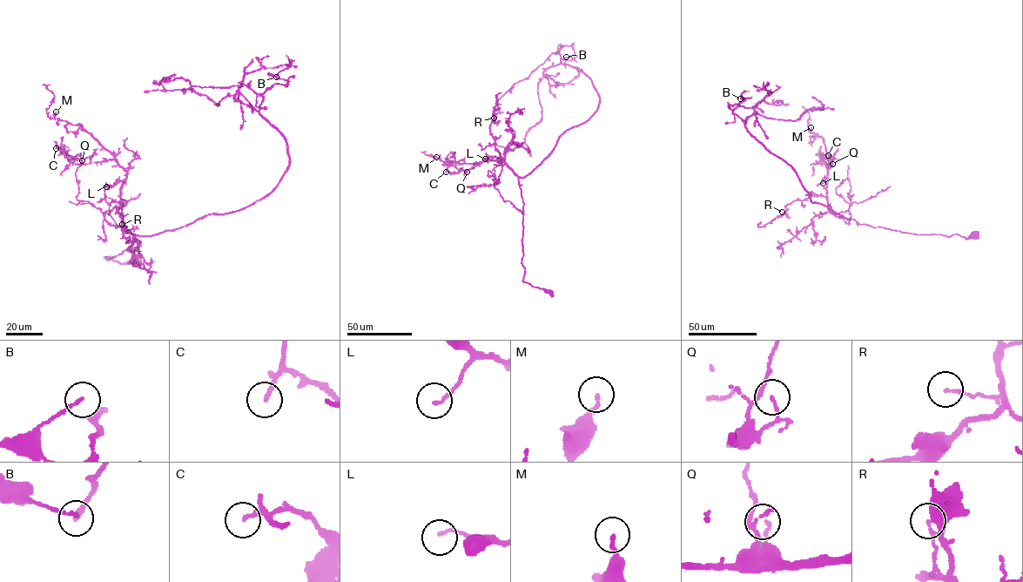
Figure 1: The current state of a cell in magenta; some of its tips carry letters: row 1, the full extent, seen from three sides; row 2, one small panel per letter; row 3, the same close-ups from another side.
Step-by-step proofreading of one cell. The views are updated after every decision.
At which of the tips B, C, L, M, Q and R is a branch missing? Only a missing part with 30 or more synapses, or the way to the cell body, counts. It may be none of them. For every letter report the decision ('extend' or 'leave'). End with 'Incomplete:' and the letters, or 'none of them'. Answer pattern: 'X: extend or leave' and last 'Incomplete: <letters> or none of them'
B: leave
C: extend
L: leave
M: leave
Q: leave
R: leave
Incomplete: C

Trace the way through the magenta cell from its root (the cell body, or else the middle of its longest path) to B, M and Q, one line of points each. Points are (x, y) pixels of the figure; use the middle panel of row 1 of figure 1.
B: (550, 291), (523, 280), (518, 178), (598, 107), (590, 78), (561, 63), (571, 46), (566, 57)
M: (550, 291), (523, 280), (523, 202), (514, 172), (500, 159), (459, 164), (441, 161), (436, 157)
Q: (550, 291), (523, 280), (523, 202), (518, 177), (500, 159), (485, 159), (467, 172)

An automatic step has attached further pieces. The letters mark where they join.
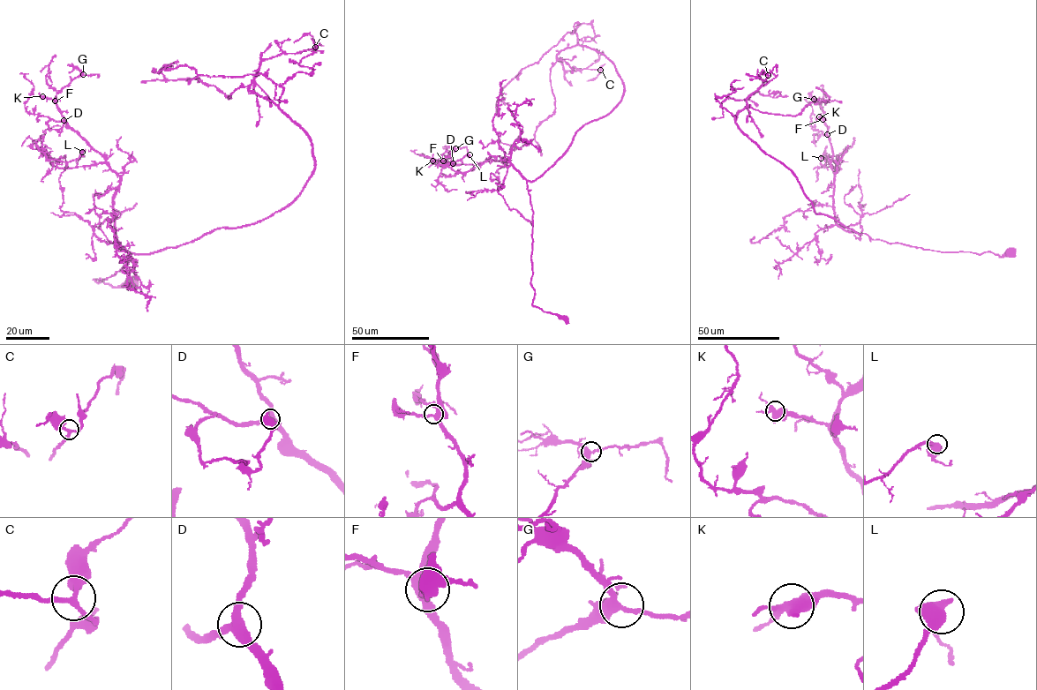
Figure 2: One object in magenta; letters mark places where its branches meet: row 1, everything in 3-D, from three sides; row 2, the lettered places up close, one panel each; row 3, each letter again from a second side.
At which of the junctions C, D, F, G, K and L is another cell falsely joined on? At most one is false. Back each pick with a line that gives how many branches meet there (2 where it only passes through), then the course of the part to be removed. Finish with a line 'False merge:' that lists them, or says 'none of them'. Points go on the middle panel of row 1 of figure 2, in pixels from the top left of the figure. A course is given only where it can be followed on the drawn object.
False merge: none of them

